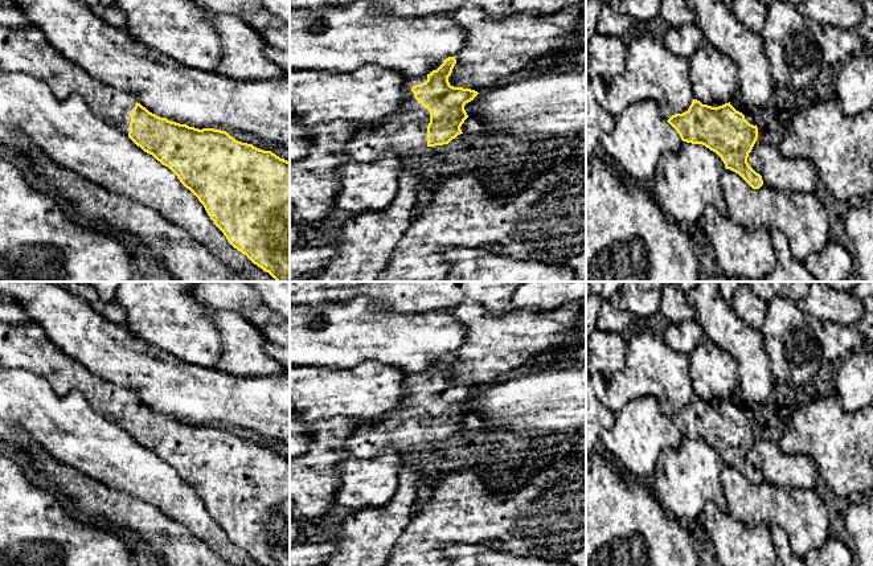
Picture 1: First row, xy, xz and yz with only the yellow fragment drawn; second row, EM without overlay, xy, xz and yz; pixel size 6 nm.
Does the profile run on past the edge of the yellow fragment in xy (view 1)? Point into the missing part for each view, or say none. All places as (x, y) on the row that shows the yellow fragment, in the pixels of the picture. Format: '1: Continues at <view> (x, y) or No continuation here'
1: Continues at xy (27, 50)

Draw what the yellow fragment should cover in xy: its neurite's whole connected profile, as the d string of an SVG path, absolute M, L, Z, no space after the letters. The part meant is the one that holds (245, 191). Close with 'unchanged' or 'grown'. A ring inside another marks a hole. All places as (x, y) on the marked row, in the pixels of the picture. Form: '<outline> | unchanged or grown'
M0 26L0 70L29 74L46 83L57 98L79 95L97 116L168 167L198 198L234 249L276 282L290 282L290 161L271 151L238 142L226 131L198 130L149 112L131 93L112 89L87 75L60 54L36 26Z | grown

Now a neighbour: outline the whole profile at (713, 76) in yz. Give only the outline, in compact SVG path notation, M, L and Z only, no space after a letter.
M704 41L688 65L694 99L712 107L730 102L738 89L737 67L731 58Z

